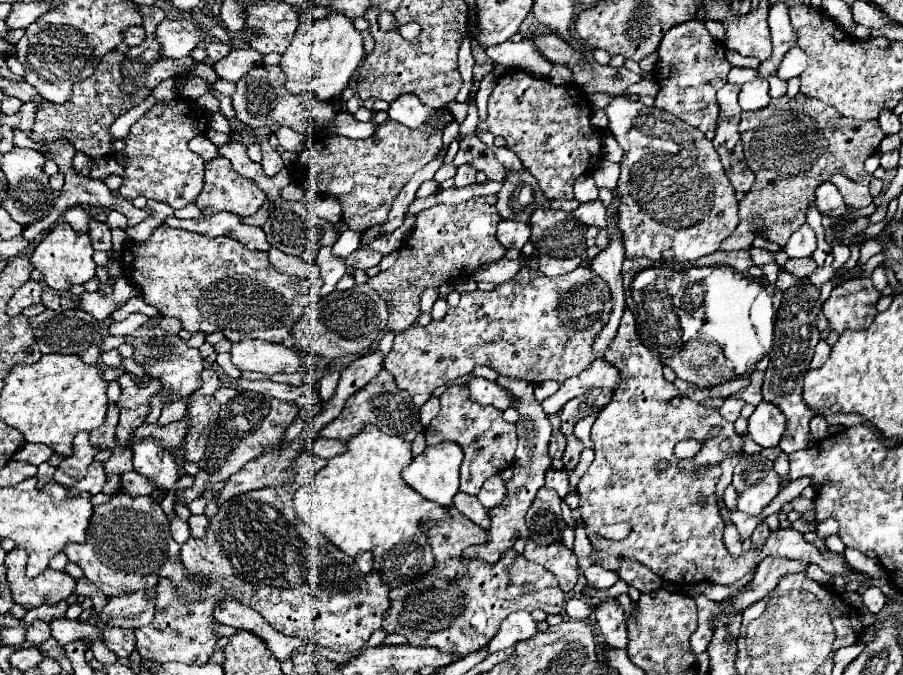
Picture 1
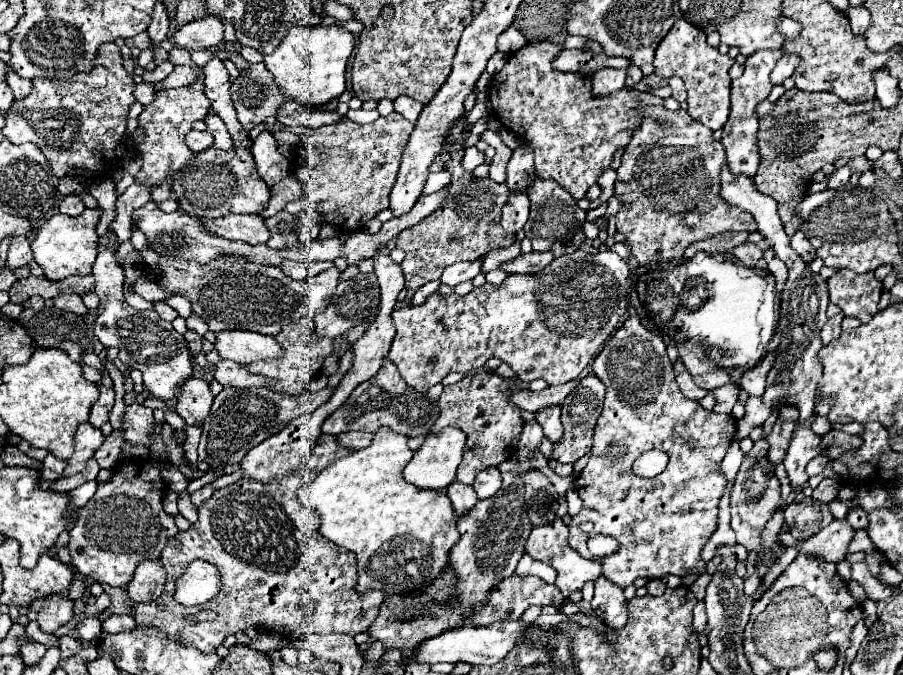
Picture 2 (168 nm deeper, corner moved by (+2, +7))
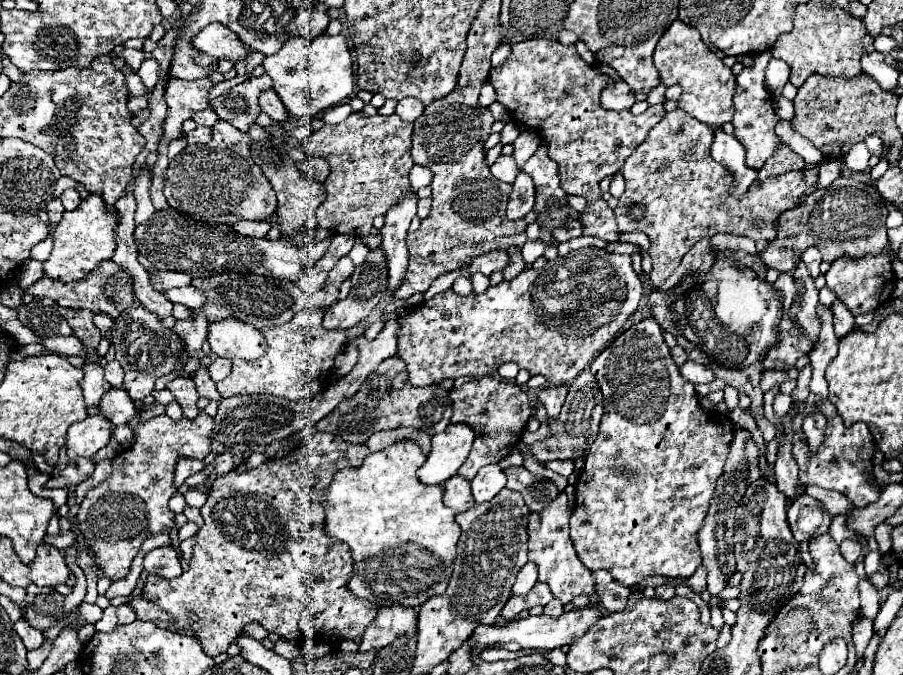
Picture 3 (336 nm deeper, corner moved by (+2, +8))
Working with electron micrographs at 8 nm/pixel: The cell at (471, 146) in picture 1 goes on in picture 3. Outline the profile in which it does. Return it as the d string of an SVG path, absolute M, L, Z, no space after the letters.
M500 155L500 157L496 159L496 163L490 167L490 171L492 171L492 175L494 175L496 179L500 179L500 181L504 181L504 183L514 183L516 175L520 173L520 169L518 169L518 165L514 163L514 157L512 157L512 155Z

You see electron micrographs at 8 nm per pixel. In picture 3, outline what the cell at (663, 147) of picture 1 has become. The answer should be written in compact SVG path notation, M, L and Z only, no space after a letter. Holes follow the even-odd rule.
M674 109L668 111L650 131L648 139L630 155L630 159L626 159L620 171L626 179L626 191L614 209L618 229L620 233L644 231L650 237L650 257L654 263L650 281L656 287L660 287L676 271L682 257L698 241L716 233L766 239L768 243L774 241L774 221L780 217L780 213L798 207L806 189L818 183L818 169L792 171L780 177L770 177L762 185L752 183L742 199L734 199L734 195L730 195L734 175L712 159L712 141L714 133L710 127L706 127L706 123L698 123L698 119L686 115L682 109ZM634 203L644 205L646 209L640 221L630 219L630 207ZM752 219L762 219L766 225L762 229L752 227Z

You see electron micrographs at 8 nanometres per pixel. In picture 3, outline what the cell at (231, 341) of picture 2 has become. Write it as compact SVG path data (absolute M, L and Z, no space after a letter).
M240 319L210 323L208 343L212 353L226 359L258 359L266 349L262 333Z

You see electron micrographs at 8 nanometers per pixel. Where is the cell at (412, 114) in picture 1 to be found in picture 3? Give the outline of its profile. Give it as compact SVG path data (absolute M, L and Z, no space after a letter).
M406 97L406 99L398 101L398 105L396 105L396 115L408 123L414 123L422 115L422 111L424 111L424 105L412 97Z

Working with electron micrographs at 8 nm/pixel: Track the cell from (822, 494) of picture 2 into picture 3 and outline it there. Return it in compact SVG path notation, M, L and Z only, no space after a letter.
M806 487L806 493L814 499L818 499L830 515L850 515L850 511L854 511L852 501L838 491L828 491L828 489L820 489L820 487Z

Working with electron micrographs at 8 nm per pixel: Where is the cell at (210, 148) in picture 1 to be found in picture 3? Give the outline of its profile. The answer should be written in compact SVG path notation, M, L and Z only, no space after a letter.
M198 125L194 131L186 133L184 135L188 145L196 145L196 143L208 143L212 137L210 137L210 127L204 127L204 125Z

